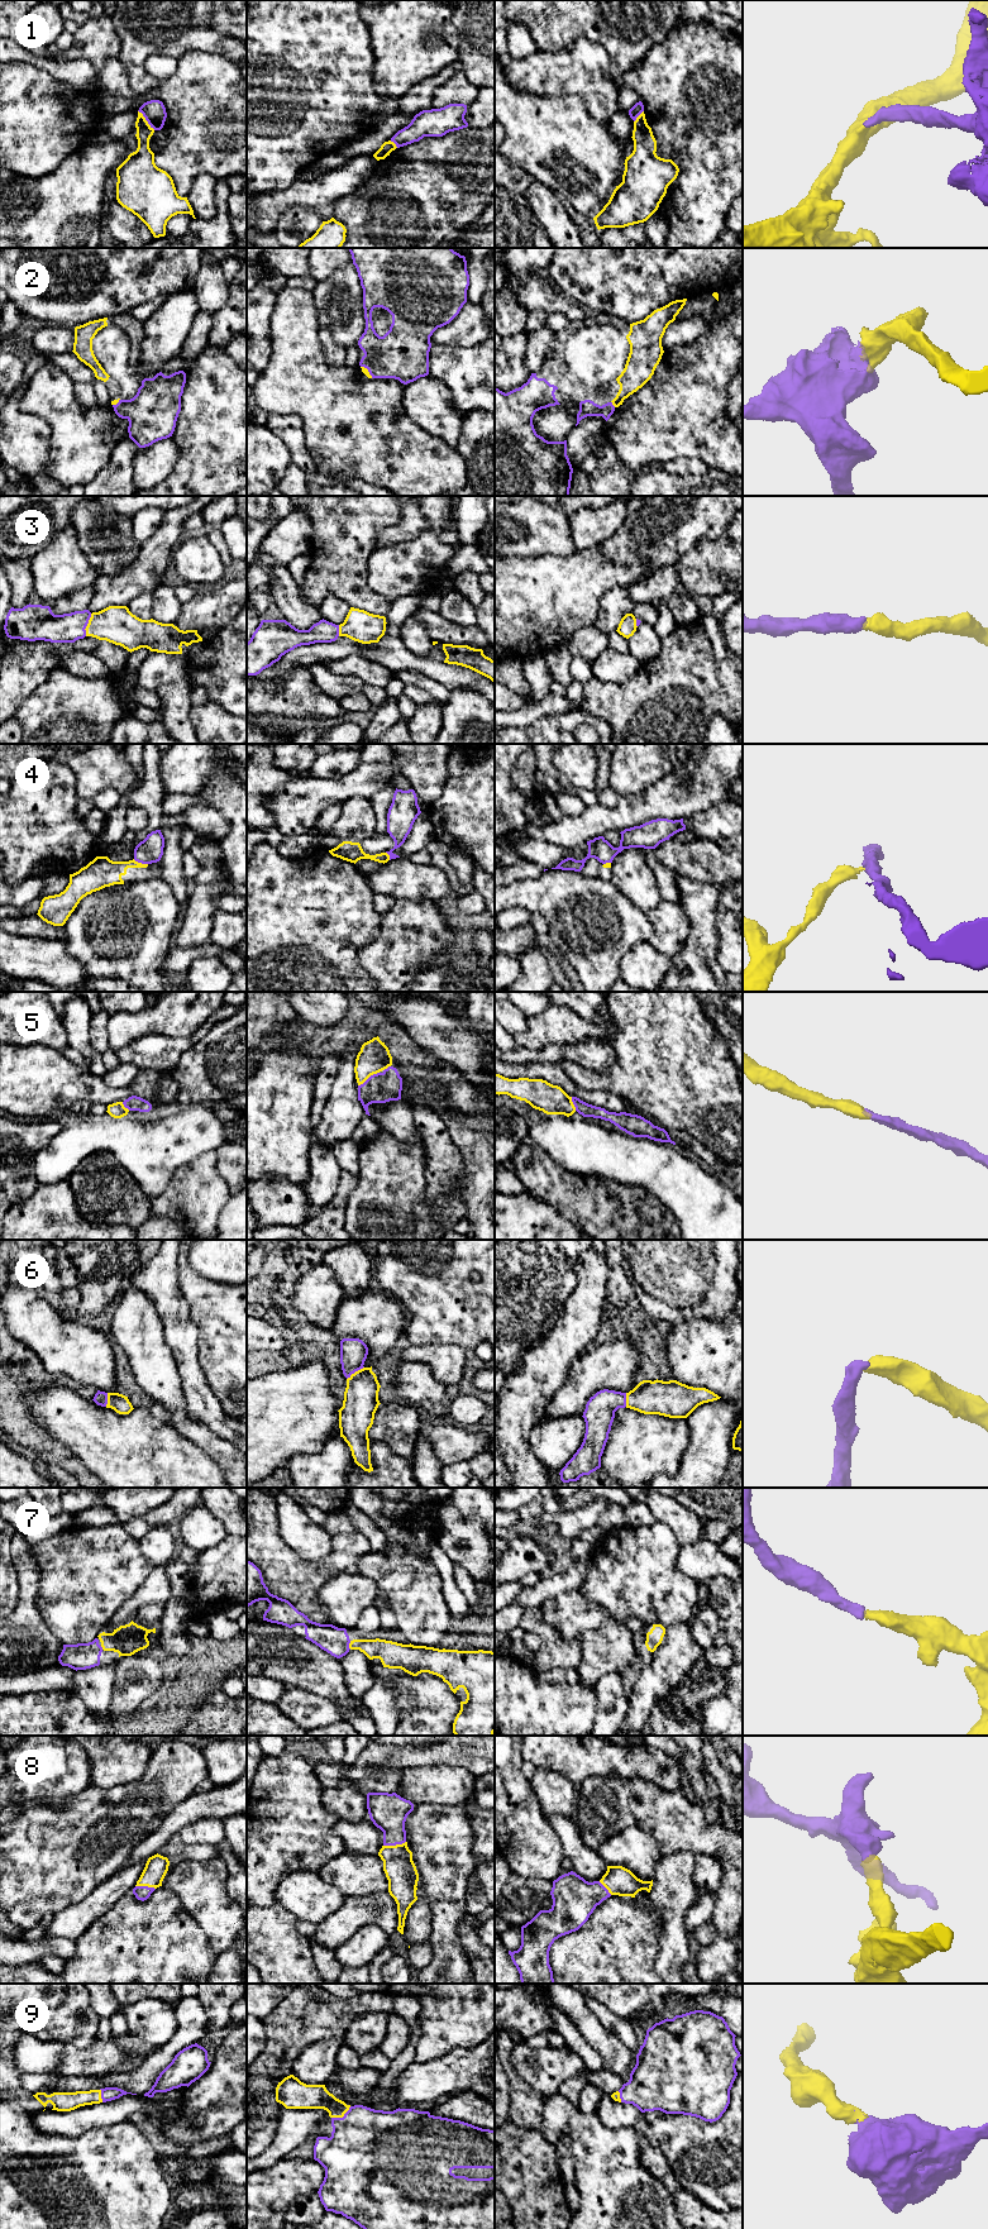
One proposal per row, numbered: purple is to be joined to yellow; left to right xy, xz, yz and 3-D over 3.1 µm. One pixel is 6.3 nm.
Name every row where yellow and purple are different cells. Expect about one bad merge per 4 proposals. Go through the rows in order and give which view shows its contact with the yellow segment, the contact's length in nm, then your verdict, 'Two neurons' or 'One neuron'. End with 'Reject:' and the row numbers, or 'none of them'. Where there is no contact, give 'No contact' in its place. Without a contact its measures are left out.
1: Touches yellow in xy. Shared border 170 nm. Two neurons
2: Touches yellow in yz. Shared border 50 nm. One neuron
3: Touches yellow in xy. Shared border 150 nm. One neuron
4: Touches yellow in xy. Shared border 100 nm. Two neurons
5: Touches yellow in xz. Shared border 160 nm. One neuron
6: Touches yellow in xz. Shared border 140 nm. One neuron
7: Touches yellow in xz. Shared border 60 nm. One neuron
8: Touches yellow in xz. Shared border 150 nm. One neuron
9: Touches yellow in xz. Shared border 150 nm. One neuron
Reject: 1, 4

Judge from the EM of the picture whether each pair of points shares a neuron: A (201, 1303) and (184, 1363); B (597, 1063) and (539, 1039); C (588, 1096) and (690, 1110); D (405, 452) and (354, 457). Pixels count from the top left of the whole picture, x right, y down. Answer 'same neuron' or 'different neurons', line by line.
A: different neurons
B: different neurons
C: different neurons
D: same neuron

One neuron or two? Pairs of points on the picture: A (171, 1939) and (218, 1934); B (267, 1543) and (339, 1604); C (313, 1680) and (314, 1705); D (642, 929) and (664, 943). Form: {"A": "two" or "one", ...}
{"A": "two", "B": "two", "C": "two", "D": "two"}

